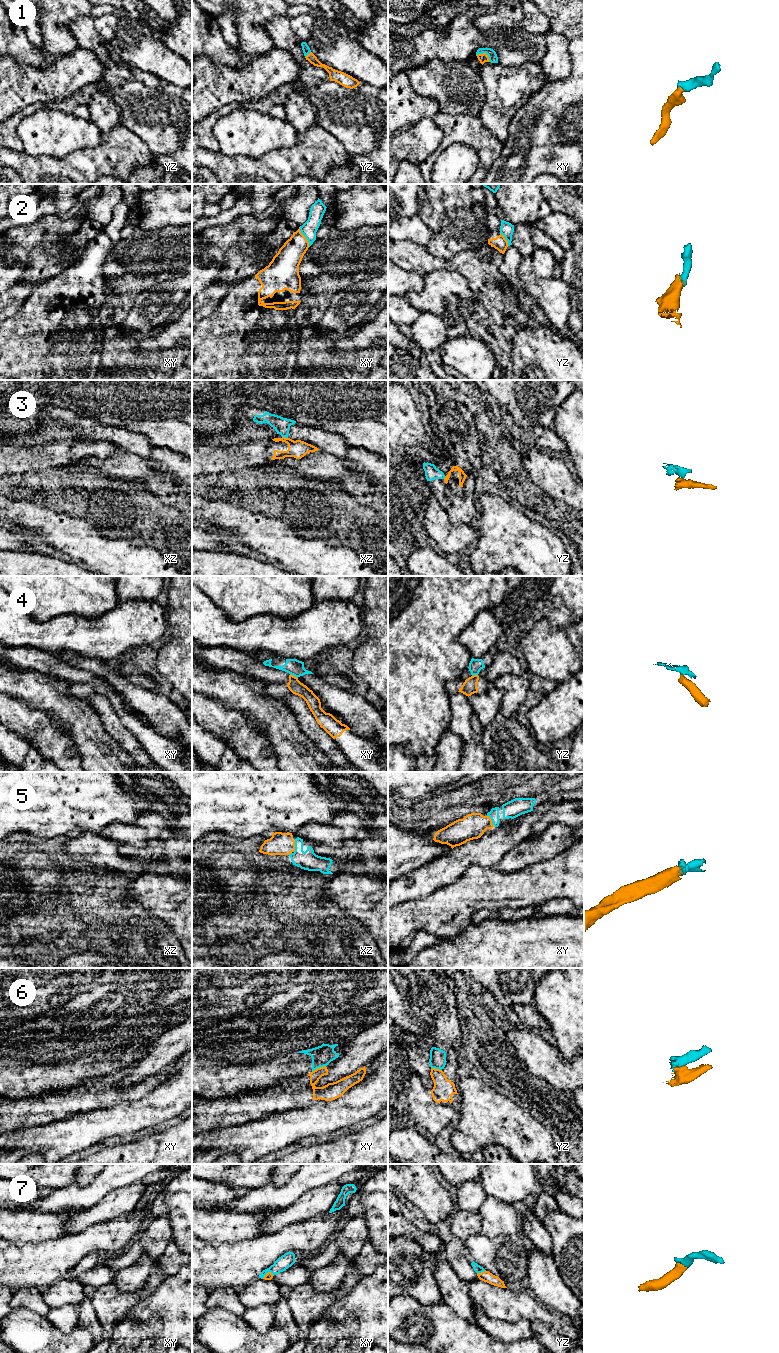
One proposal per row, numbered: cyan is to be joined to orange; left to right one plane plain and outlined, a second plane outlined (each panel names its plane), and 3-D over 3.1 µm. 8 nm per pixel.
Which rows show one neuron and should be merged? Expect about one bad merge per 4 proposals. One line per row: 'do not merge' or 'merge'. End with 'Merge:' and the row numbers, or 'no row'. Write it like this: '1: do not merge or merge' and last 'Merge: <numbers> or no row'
1: merge
2: do not merge
3: do not merge
4: do not merge
5: merge
6: do not merge
7: merge
Merge: 1, 5, 7

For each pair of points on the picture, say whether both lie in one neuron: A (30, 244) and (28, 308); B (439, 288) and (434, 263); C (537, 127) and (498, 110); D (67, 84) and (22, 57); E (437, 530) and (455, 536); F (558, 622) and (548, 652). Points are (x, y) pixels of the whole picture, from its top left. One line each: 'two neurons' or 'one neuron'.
A: two neurons
B: two neurons
C: two neurons
D: two neurons
E: one neuron
F: two neurons

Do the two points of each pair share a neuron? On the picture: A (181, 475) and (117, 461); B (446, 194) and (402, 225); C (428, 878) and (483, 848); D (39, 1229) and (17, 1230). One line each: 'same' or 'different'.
A: same
B: different
C: same
D: same

